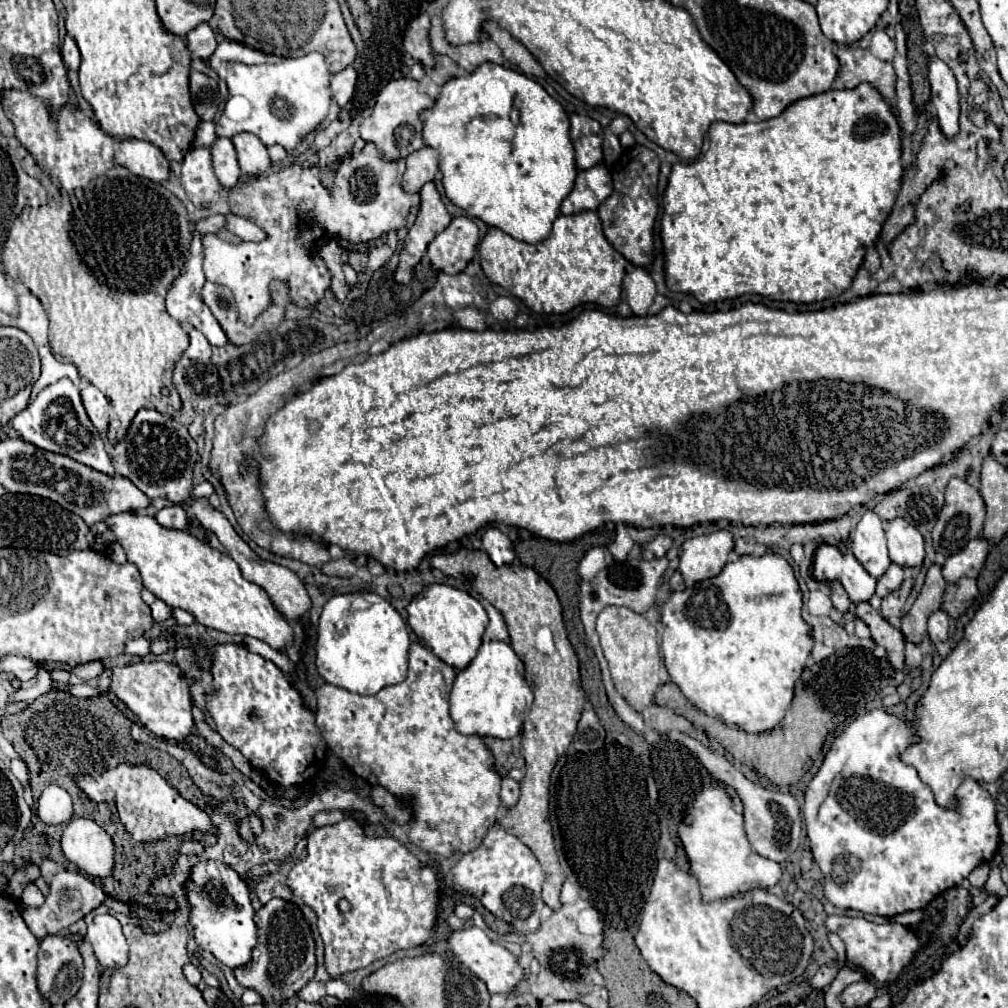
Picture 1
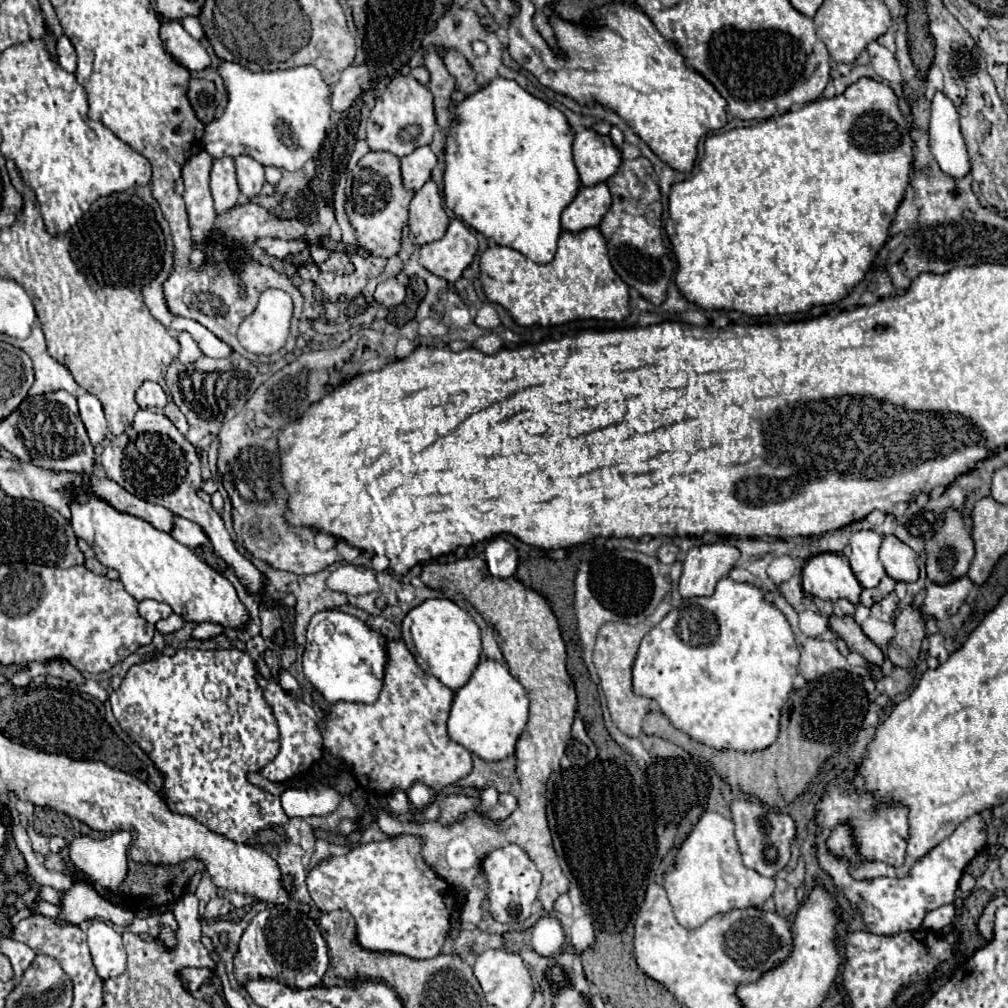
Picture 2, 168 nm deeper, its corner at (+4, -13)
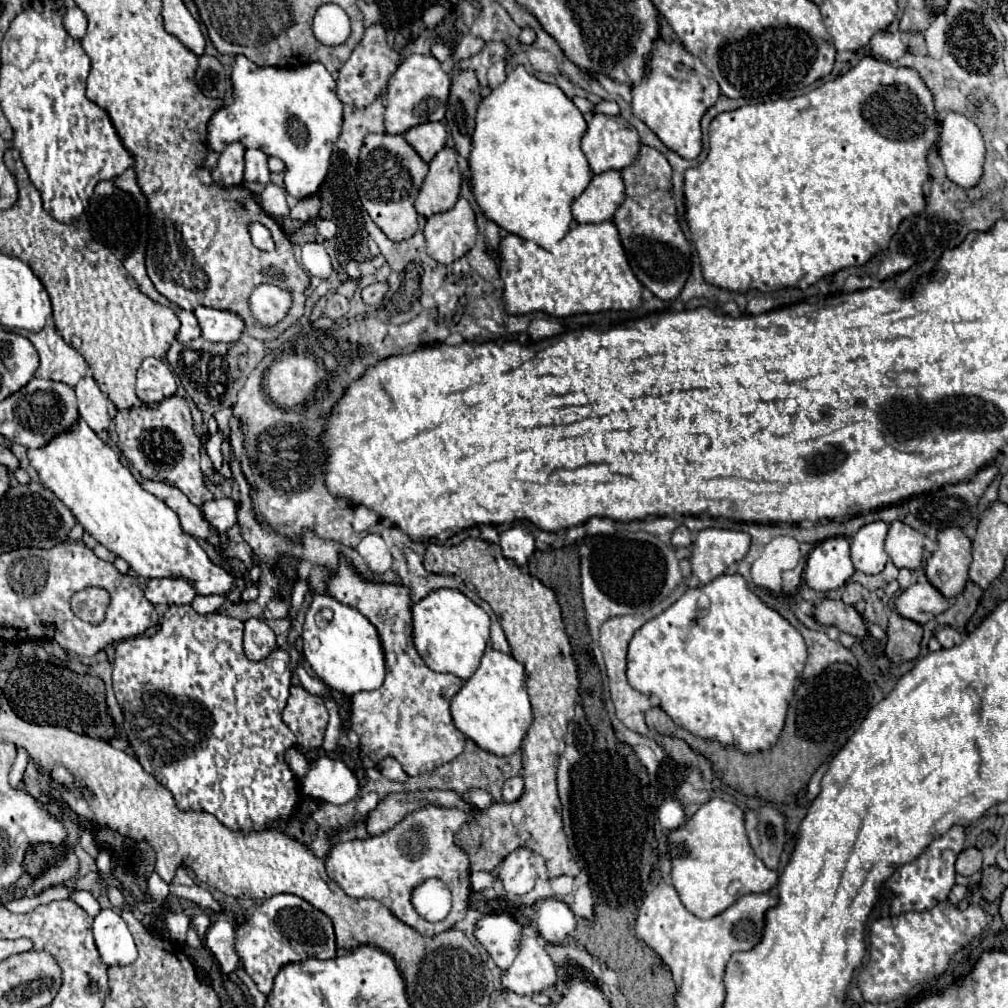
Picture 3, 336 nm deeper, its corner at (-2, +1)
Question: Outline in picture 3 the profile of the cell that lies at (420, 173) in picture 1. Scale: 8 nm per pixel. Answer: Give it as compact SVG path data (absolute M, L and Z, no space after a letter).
M441 122L419 124L403 134L403 138L415 148L415 152L423 158L423 162L431 162L433 156L445 146L445 126Z

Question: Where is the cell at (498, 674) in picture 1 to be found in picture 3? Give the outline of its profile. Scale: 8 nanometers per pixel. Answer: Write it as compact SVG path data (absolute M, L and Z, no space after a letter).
M487 648L475 674L465 680L463 688L453 696L451 716L455 726L479 748L495 756L511 756L521 748L521 740L533 722L525 686L525 668L511 654Z

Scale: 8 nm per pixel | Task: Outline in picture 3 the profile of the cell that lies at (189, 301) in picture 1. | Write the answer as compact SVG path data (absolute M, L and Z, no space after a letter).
M199 306L195 308L195 316L201 326L201 336L209 342L237 342L245 328L243 320L227 310Z

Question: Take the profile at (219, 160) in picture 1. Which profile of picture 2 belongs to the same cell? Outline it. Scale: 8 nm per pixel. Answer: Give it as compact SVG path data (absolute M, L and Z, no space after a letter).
M217 158L211 170L211 194L215 202L215 212L227 212L241 200L237 180L235 180L235 162L233 158Z

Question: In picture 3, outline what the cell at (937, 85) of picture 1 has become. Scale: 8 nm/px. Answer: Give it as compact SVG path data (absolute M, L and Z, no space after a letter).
M951 112L943 118L941 122L941 142L939 142L939 154L943 158L947 176L963 186L963 188L971 188L979 182L981 178L981 168L983 168L983 158L985 158L985 144L983 144L983 136L979 132L979 128L963 114L959 112Z

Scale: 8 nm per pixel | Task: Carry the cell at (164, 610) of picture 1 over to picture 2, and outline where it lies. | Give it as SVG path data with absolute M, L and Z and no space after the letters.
M173 614L173 616L165 618L165 620L159 620L155 626L157 626L157 630L159 630L159 632L163 632L163 634L171 634L171 632L175 632L175 630L183 628L185 624L187 624L187 622L183 620L183 616Z

